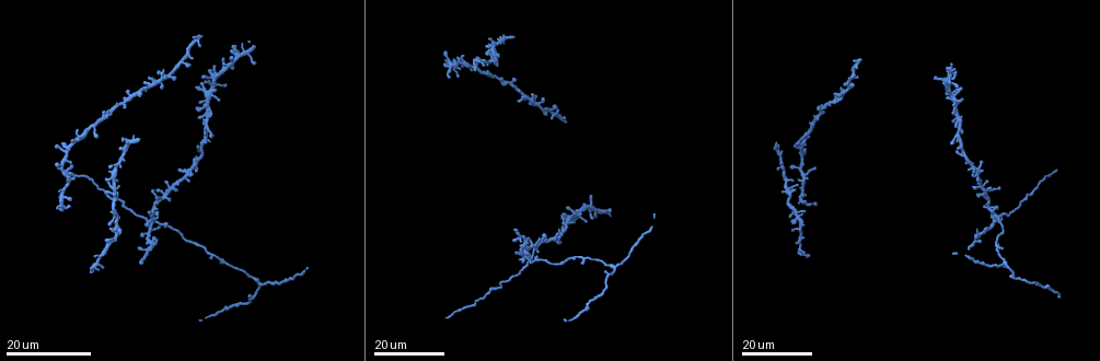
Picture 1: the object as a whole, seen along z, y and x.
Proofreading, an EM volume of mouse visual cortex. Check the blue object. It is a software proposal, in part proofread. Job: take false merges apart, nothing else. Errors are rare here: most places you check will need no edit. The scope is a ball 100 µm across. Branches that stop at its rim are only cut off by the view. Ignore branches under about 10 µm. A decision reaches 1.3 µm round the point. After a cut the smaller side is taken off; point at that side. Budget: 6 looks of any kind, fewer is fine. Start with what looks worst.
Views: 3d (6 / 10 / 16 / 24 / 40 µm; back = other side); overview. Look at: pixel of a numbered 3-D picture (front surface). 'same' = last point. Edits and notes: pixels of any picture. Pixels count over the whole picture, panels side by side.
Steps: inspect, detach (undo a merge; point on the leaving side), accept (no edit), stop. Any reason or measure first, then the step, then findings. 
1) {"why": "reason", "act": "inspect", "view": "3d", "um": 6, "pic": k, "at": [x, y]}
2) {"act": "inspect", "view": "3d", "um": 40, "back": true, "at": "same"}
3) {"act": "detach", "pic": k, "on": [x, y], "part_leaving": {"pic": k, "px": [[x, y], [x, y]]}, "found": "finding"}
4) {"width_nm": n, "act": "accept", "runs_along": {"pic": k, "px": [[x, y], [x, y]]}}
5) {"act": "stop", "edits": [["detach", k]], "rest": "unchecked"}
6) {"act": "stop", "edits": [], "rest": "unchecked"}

{"why": "four or more arms meet", "act": "inspect", "view": "3d", "um": 24, "pic": 1, "at": [150, 230]}

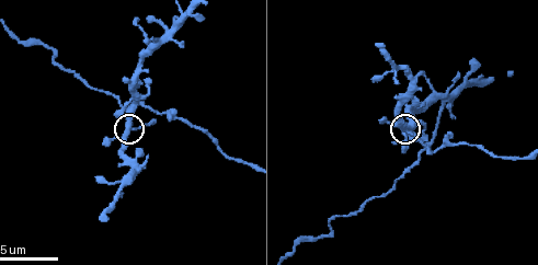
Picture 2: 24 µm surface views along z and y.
{"act": "inspect", "view": "3d", "um": 10, "pic": 2, "at": [132, 127]}

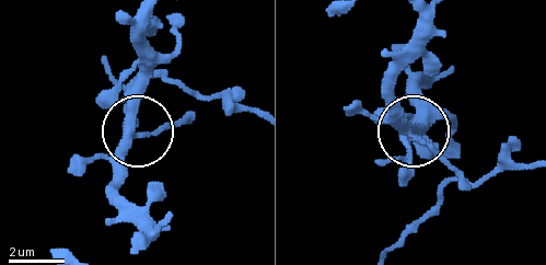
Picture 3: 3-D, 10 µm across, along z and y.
{"width_nm": 250, "act": "accept", "runs_along": {"pic": 3, "px": [[147, 14], [132, 92], [135, 135], [123, 170], [106, 189]]}, "found": "continuous, no second neuron"}

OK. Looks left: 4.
{"why": "three-way junction", "act": "inspect", "view": "3d", "um": 24, "pic": 1, "at": [612, 268]}

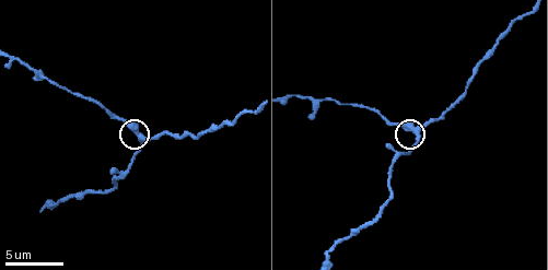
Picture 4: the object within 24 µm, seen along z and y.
{"act": "inspect", "view": "3d", "um": 10, "pic": 4, "at": [141, 137]}

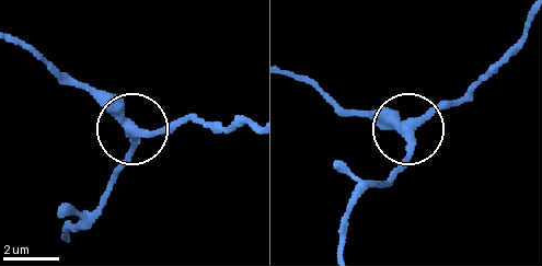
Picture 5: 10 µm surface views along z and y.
{"width_nm": 320, "act": "accept", "runs_along": {"pic": 5, "px": [[293, 77], [343, 107], [379, 110], [407, 128], [475, 83]]}, "found": "continuous, no second neuron"}

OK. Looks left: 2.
{"why": "three-way junction", "act": "inspect", "view": "3d", "um": 16, "pic": 4, "at": [292, 95]}

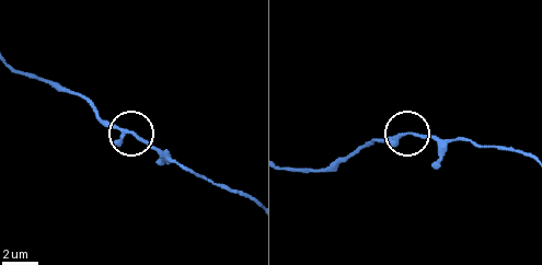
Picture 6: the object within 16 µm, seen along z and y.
{"width_nm": 150, "act": "accept", "runs_along": {"pic": 6, "px": [[289, 170], [329, 170], [381, 138], [430, 134], [441, 138]]}, "found": "continuous, no second neuron"}

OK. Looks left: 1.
{"act": "stop", "edits": [], "rest": "unchecked"}

